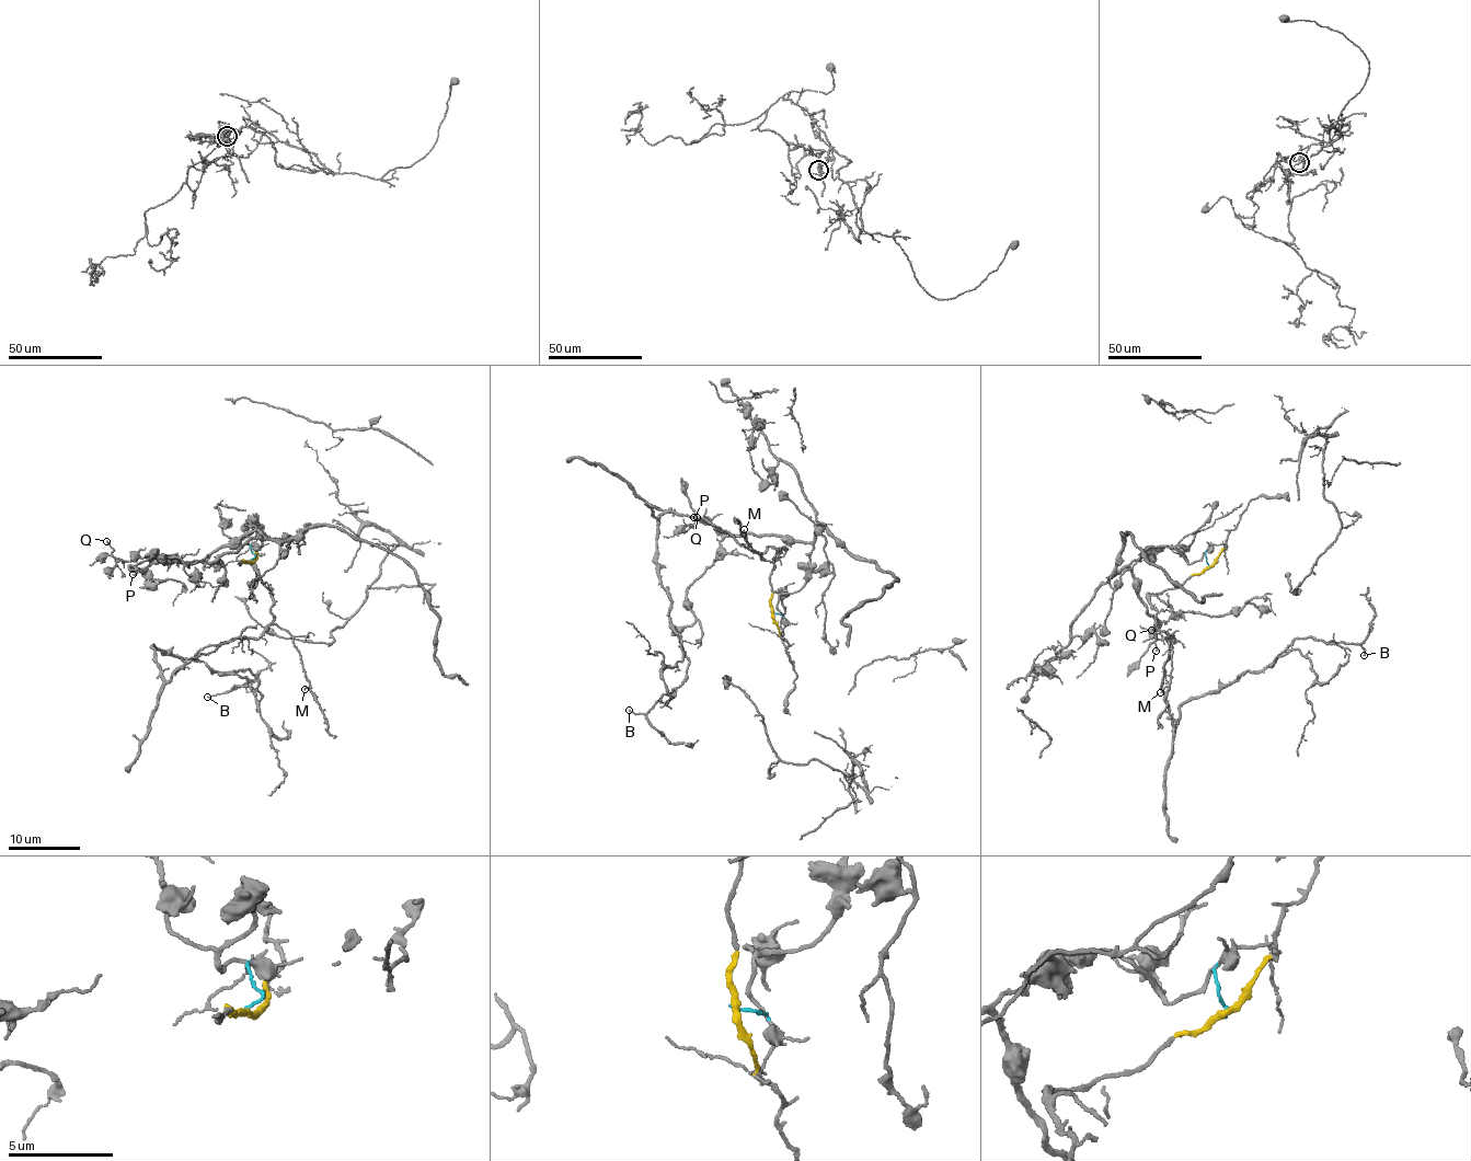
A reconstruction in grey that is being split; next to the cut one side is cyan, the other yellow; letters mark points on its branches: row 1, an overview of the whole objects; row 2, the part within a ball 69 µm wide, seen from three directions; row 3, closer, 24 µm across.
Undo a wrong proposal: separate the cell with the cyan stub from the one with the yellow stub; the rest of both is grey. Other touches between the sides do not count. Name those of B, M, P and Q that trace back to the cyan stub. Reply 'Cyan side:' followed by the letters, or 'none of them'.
Cyan side: P, Q

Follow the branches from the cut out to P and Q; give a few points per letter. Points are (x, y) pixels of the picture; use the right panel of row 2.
P: (1209, 566), (1204, 552), (1191, 563), (1168, 547), (1130, 563), (1135, 590), (1160, 622), (1156, 651)
Q: (1209, 566), (1204, 552), (1191, 563), (1168, 547), (1130, 564), (1162, 640), (1150, 630)

